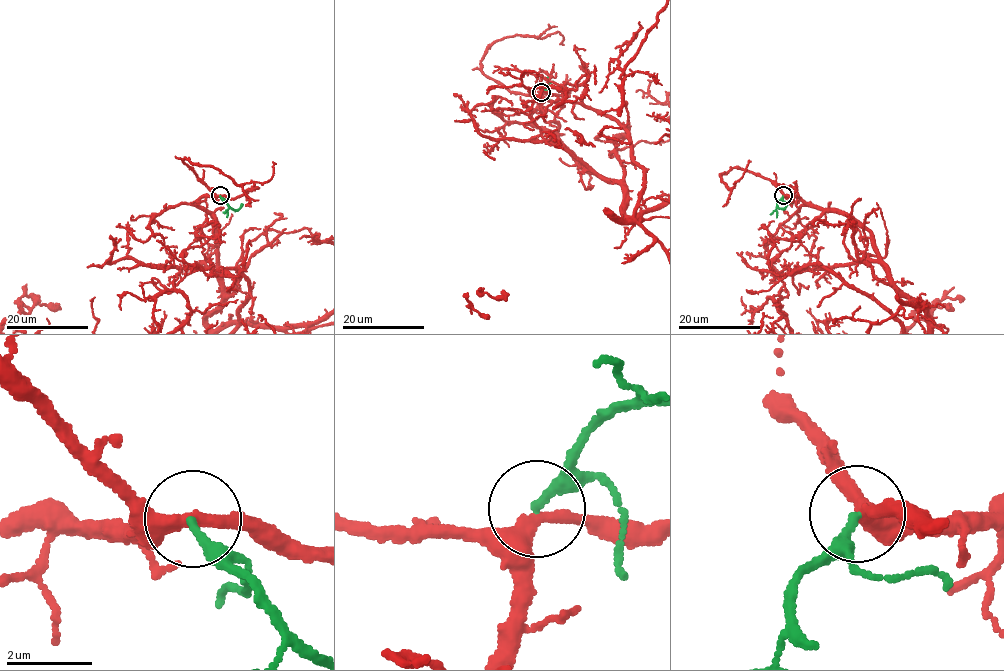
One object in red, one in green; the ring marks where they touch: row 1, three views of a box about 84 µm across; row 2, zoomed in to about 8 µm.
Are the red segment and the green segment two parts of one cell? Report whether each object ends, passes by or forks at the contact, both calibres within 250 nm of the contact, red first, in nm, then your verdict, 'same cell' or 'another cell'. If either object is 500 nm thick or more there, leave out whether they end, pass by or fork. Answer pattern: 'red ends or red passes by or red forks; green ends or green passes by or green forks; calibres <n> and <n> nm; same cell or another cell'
red passes by; green ends; calibres 320 and 200 nm; another cell

